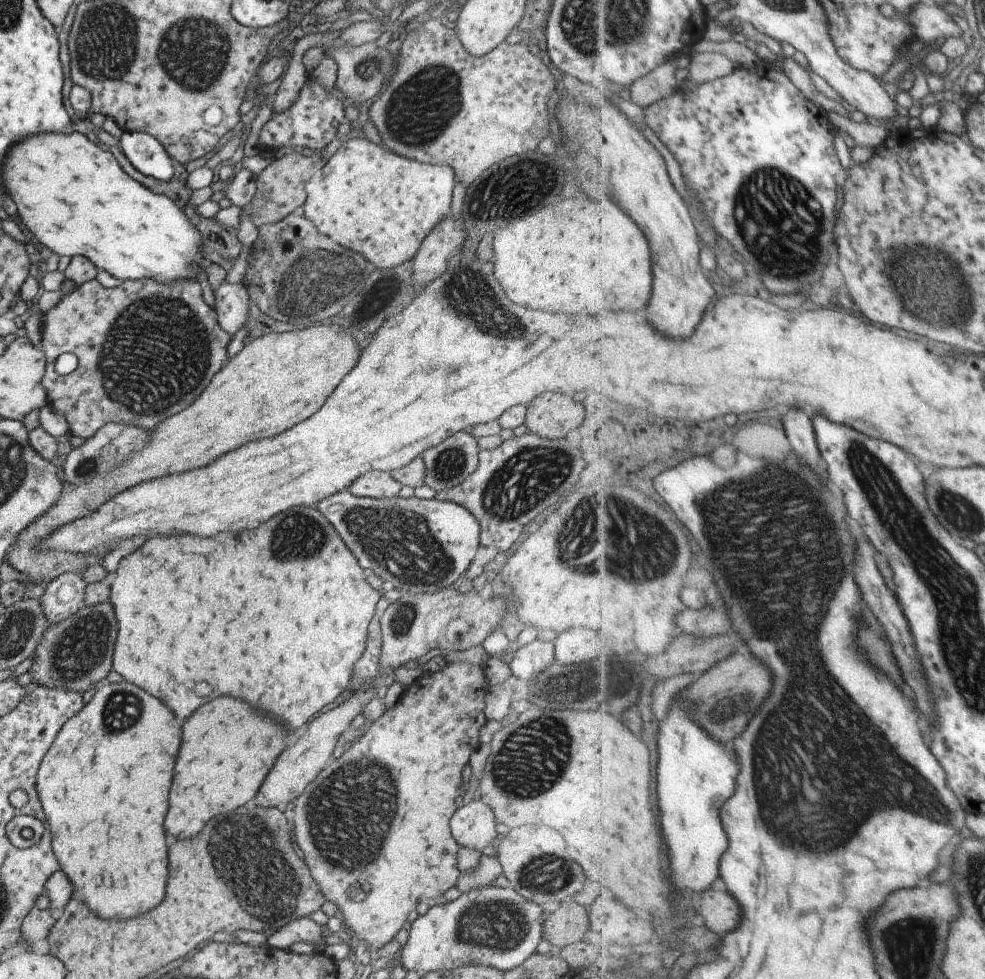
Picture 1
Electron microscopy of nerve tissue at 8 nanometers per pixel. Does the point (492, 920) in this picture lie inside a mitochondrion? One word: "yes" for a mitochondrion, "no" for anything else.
yes

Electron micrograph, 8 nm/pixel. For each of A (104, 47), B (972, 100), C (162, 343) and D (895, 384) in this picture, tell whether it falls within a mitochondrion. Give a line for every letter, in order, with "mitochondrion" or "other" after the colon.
A: mitochondrion
B: other
C: mitochondrion
D: other

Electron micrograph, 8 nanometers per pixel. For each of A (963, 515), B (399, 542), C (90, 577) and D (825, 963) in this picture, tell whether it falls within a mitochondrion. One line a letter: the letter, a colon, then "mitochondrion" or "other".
A: mitochondrion
B: mitochondrion
C: other
D: other

